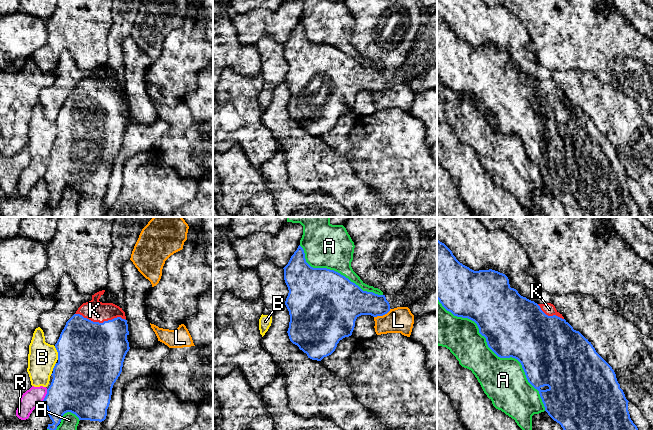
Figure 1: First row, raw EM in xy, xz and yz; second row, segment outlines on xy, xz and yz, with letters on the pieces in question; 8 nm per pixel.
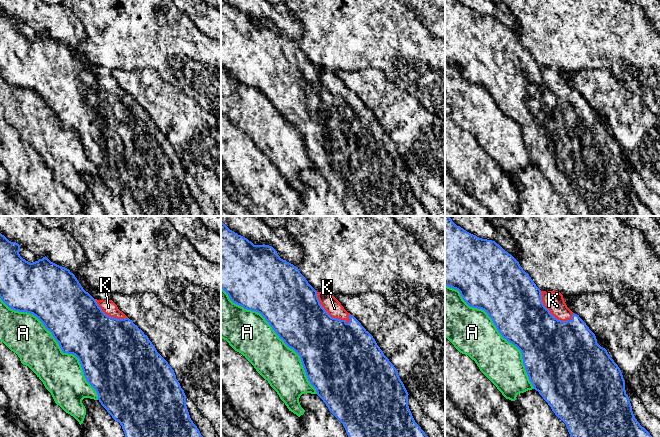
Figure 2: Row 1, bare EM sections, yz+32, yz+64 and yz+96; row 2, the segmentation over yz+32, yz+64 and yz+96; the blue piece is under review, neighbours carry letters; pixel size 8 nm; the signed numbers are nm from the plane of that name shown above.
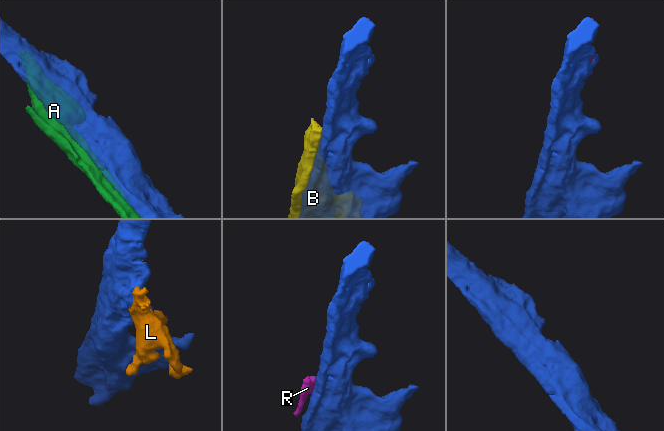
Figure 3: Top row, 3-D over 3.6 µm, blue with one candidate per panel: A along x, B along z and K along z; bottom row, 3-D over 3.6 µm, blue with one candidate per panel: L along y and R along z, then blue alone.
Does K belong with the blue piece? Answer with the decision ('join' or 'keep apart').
join

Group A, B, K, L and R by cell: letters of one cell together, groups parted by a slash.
A / B R / K / L

